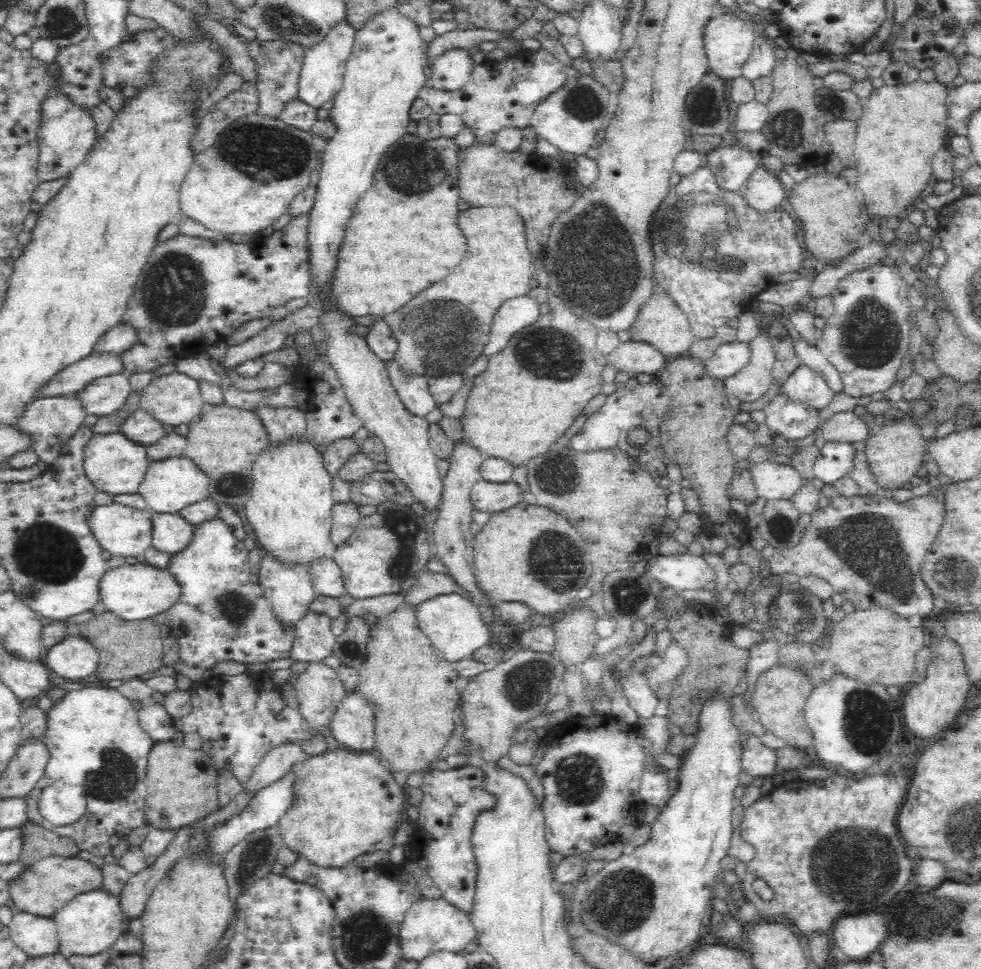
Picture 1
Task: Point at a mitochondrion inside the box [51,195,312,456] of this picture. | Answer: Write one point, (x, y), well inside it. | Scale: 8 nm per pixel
(173, 293)

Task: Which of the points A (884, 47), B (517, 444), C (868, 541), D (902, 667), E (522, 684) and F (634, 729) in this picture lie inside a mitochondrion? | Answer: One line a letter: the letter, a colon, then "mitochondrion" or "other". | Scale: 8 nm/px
A: other
B: other
C: mitochondrion
D: other
E: mitochondrion
F: other

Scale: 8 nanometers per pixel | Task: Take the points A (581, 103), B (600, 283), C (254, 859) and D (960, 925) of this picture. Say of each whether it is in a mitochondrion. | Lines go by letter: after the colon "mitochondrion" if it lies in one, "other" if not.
A: mitochondrion
B: mitochondrion
C: mitochondrion
D: mitochondrion

